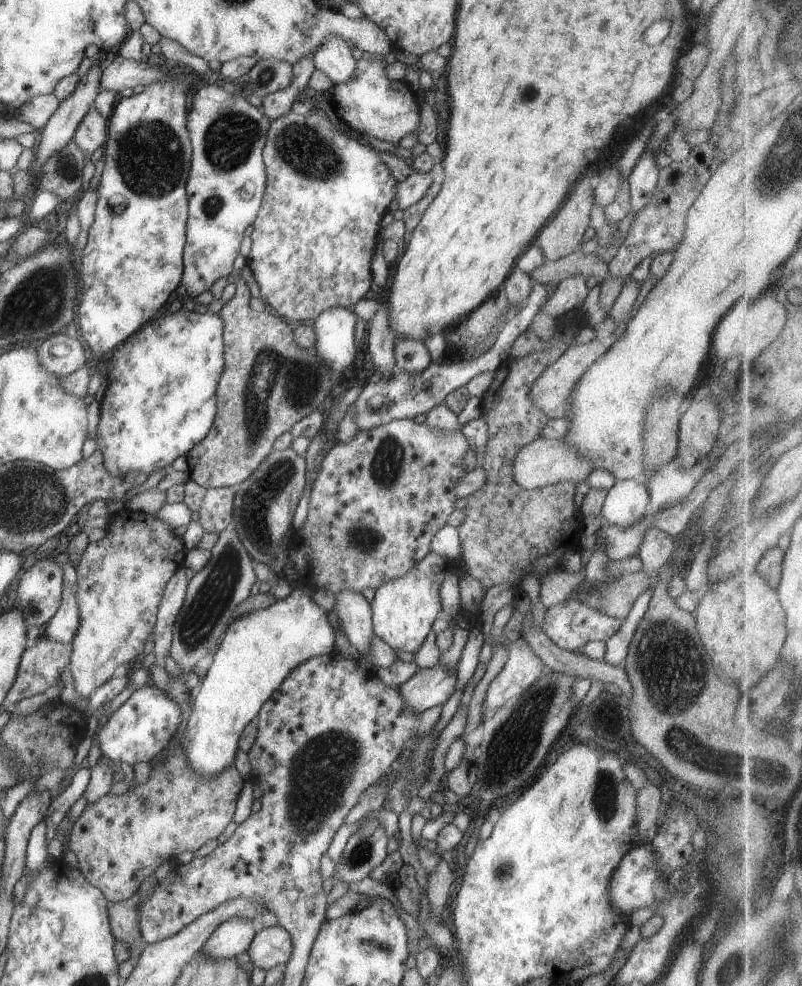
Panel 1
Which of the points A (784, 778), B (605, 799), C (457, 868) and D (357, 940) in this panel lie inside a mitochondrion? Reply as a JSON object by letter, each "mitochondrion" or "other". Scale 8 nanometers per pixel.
{"A":"mitochondrion","B":"mitochondrion","C":"other","D":"other"}

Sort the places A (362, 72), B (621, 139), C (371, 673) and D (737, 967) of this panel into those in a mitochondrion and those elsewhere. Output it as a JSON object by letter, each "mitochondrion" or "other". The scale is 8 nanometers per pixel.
{"A":"other","B":"other","C":"other","D":"mitochondrion"}

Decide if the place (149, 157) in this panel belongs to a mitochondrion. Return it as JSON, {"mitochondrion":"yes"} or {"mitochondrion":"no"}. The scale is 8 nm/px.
{"mitochondrion":"yes"}

